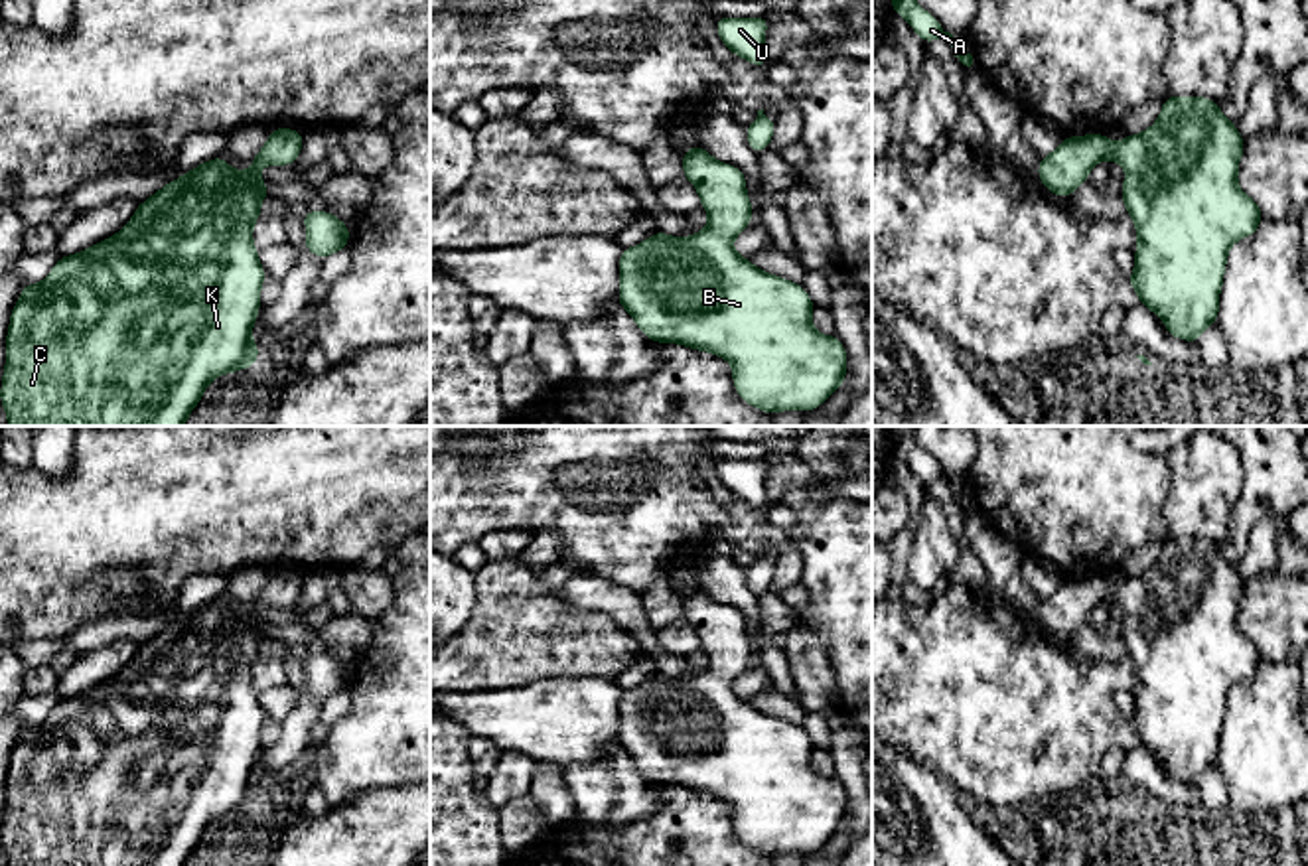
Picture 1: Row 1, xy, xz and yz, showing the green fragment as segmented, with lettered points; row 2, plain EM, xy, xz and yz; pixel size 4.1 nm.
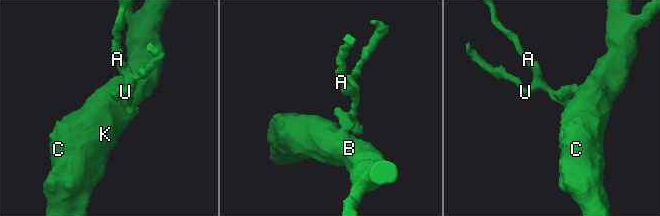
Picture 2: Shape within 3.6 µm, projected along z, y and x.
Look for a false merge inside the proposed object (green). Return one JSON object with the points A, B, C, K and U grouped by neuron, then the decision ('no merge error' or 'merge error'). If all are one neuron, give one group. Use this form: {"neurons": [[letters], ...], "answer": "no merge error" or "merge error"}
{"neurons": [["A", "B", "C", "K", "U"]], "answer": "no merge error"}

